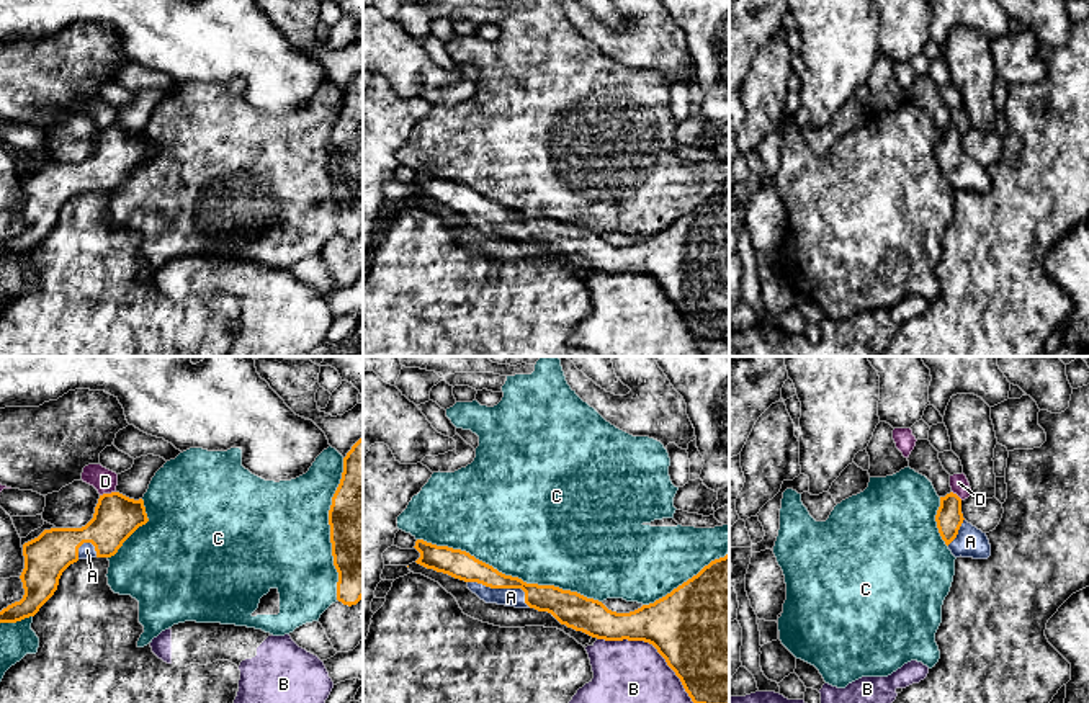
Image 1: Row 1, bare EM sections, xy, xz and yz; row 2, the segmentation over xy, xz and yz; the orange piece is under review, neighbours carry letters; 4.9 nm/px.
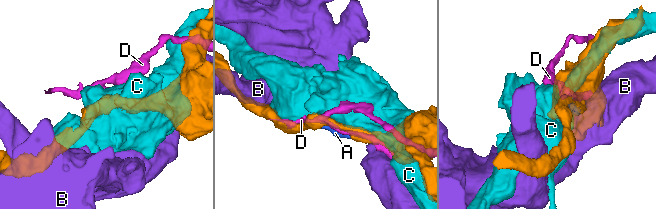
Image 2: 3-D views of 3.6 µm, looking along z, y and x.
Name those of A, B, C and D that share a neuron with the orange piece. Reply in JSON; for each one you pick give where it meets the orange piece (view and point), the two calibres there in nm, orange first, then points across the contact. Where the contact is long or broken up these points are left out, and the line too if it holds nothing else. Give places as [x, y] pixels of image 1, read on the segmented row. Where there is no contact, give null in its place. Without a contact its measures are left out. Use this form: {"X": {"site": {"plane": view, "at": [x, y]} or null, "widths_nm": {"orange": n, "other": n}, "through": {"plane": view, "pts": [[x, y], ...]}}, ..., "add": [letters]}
{"A": {"site": {"plane": "xz", "at": [504, 587]}, "widths_nm": {"orange": 140, "other": 100}}, "add": ["A"]}

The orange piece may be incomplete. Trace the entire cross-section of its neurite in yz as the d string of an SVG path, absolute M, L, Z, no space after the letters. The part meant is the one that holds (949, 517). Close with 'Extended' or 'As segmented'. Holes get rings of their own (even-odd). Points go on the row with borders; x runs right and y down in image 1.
M950 492L940 497L940 507L935 515L937 528L955 557L988 559L991 544L981 530L963 518L961 499Z. Extended

